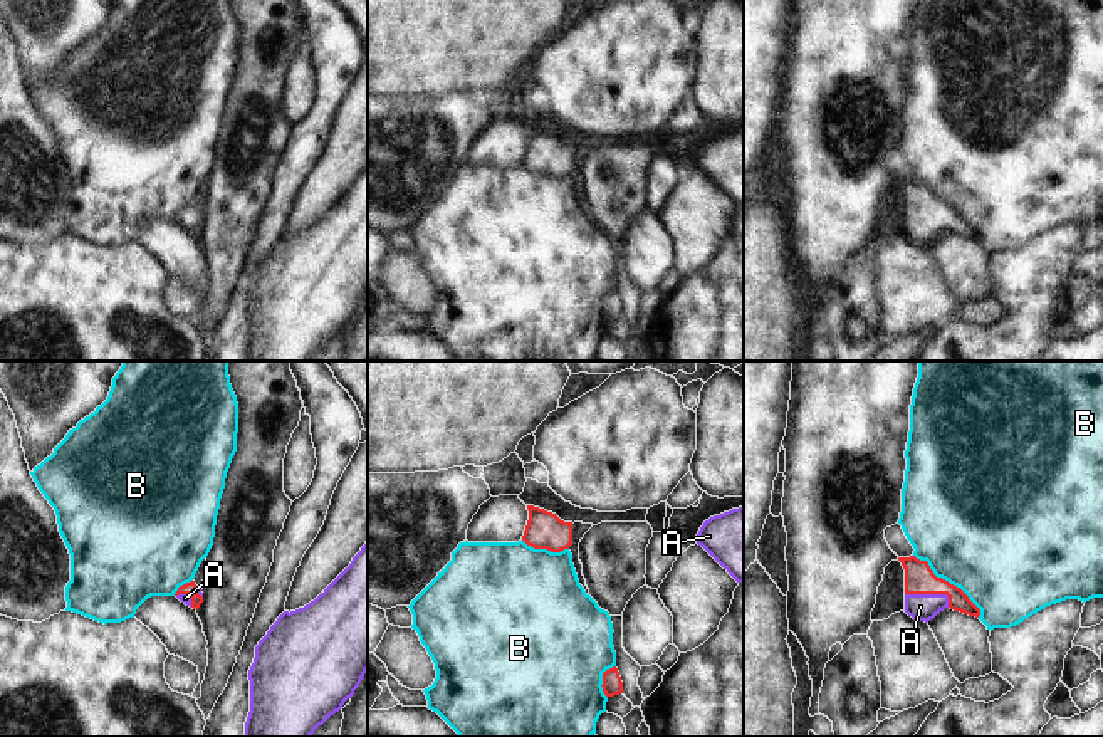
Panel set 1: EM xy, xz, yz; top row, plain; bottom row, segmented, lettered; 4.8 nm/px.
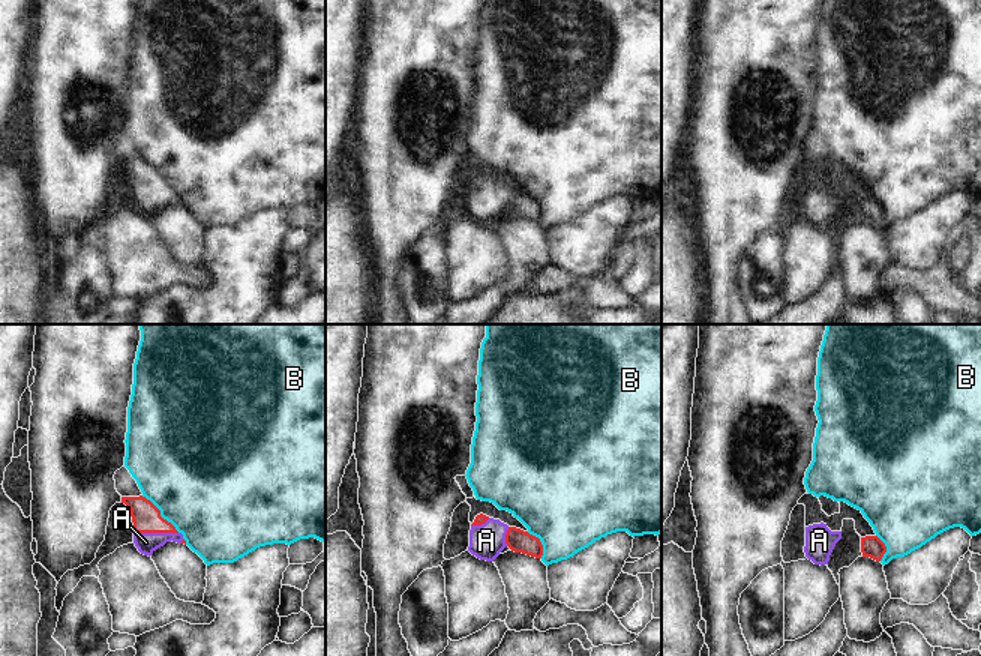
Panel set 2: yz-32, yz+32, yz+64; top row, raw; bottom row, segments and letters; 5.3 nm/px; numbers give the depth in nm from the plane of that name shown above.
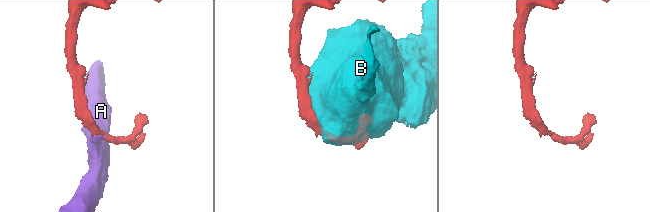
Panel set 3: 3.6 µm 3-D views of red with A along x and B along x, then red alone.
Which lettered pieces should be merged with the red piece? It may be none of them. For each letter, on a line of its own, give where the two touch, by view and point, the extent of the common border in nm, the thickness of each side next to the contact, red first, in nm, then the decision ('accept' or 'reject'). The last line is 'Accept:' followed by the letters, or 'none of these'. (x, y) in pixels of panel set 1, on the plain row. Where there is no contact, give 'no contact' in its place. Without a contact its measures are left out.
A: contact yz (932, 217); length 220 nm; calibres 140 and 130 nm; accept
B: contact yz (947, 205); length 440 nm; calibres 140 and 500 nm; reject
Accept: A

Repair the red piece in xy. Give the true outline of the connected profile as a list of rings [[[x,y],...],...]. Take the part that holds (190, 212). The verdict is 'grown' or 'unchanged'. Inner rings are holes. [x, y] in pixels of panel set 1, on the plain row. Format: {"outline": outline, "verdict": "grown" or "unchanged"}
{"outline": [[[190,205],[183,210],[178,212],[175,220],[185,227],[186,230],[198,233],[200,228],[203,227],[203,217],[201,213],[195,208],[195,205]]], "verdict": "grown"}

